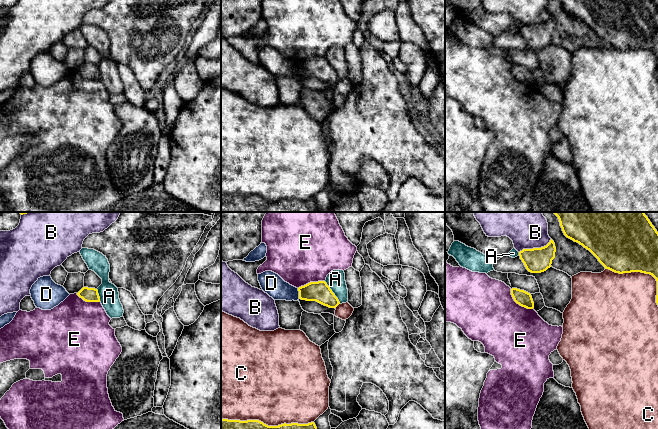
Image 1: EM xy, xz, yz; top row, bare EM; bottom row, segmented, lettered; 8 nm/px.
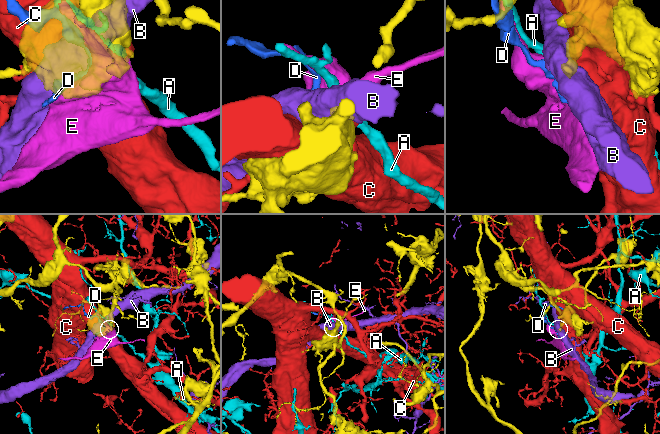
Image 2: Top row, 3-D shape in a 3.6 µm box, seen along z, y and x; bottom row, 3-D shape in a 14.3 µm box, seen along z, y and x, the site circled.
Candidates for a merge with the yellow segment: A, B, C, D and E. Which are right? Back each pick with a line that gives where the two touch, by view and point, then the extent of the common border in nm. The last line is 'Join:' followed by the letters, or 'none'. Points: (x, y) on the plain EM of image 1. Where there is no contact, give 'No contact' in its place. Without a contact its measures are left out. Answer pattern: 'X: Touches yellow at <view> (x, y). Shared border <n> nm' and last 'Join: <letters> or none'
Join: none

